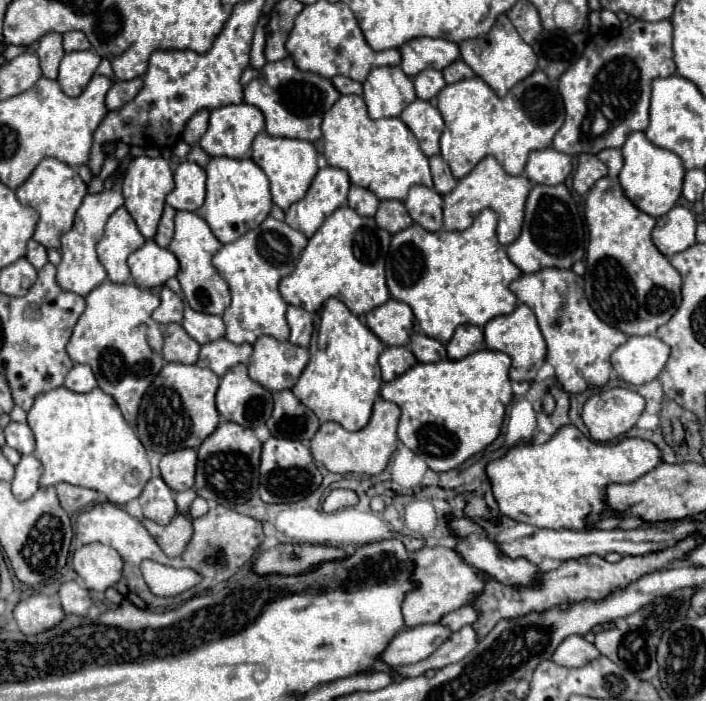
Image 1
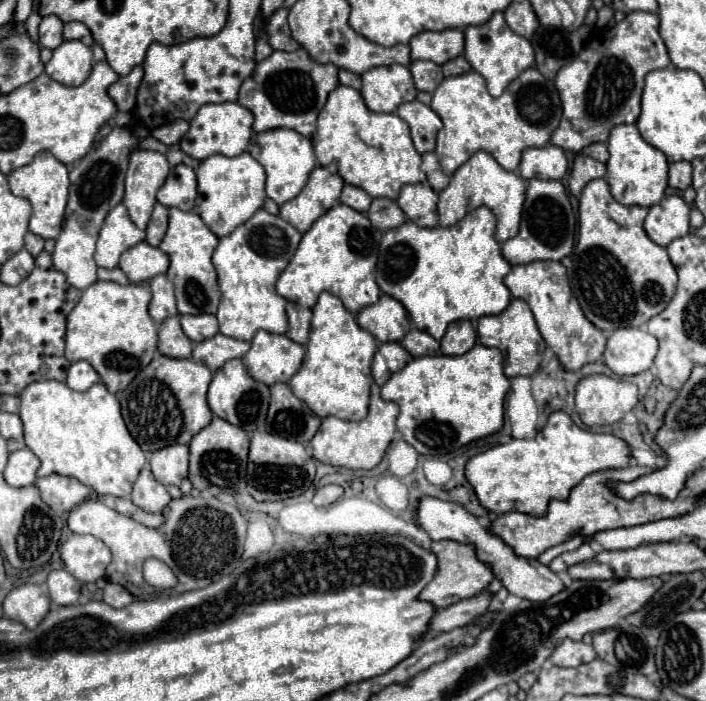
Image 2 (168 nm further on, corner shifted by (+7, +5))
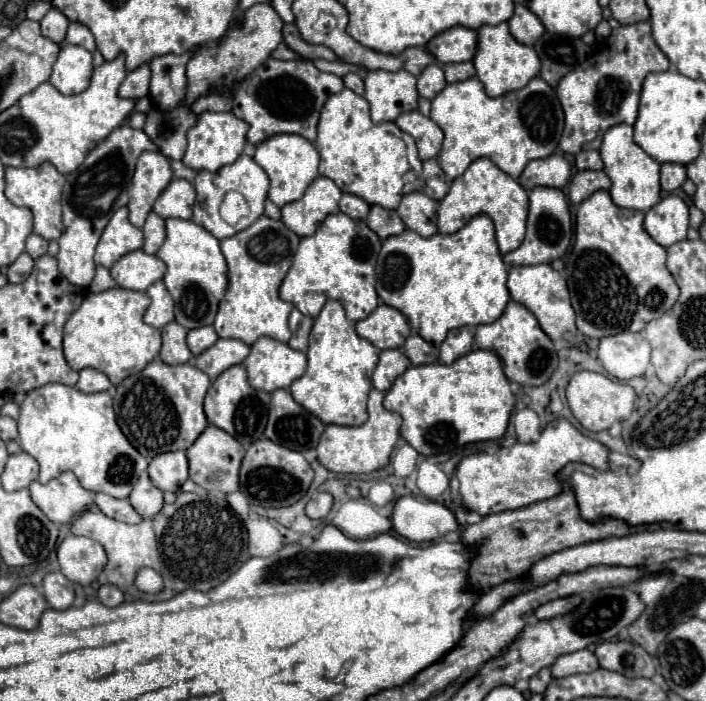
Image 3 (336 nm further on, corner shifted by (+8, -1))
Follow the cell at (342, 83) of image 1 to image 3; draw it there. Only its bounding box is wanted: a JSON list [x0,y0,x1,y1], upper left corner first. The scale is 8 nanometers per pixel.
[344,73,364,95]

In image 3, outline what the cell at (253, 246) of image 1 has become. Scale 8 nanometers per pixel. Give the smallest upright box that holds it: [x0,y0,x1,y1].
[214,215,300,345]

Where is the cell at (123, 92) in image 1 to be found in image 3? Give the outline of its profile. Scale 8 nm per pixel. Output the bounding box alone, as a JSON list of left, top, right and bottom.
[118,65,150,99]

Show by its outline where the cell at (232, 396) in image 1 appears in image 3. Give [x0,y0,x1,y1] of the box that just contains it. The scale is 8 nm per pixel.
[204,365,270,447]

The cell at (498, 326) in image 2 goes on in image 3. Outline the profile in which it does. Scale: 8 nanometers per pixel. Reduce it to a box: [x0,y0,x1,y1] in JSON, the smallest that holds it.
[474,301,558,385]

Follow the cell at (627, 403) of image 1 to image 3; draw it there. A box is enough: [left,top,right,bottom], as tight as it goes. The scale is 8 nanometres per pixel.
[566,371,636,433]

